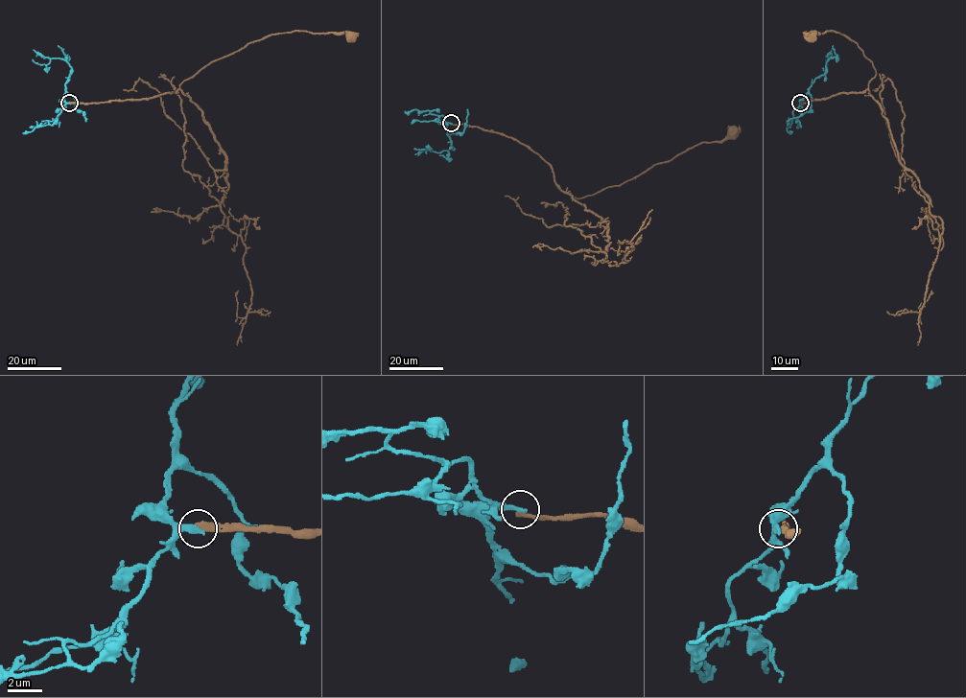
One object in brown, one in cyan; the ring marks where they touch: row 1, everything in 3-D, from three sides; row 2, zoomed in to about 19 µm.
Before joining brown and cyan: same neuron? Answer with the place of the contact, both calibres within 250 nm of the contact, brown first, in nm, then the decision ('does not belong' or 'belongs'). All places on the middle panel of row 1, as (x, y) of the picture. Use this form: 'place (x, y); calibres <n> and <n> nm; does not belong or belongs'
place (451, 123); calibres 300 and 340 nm; does not belong

